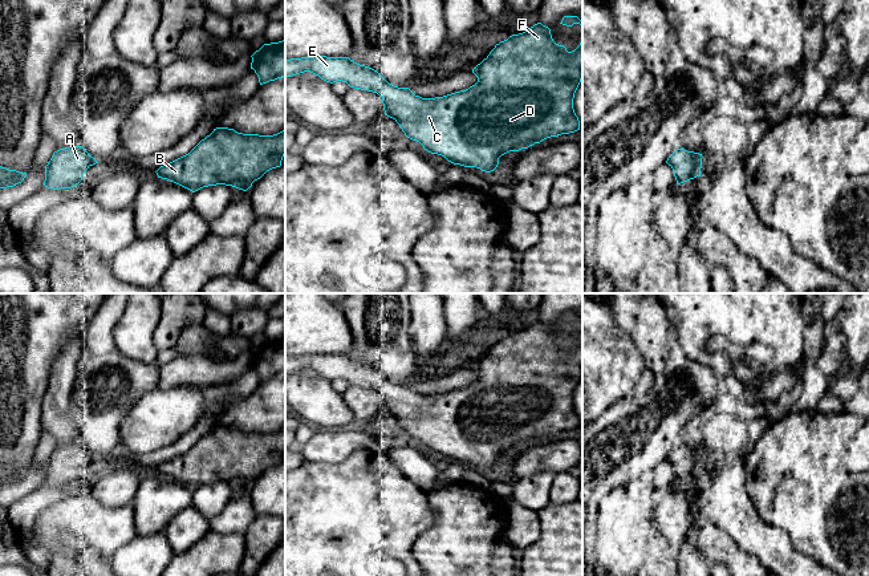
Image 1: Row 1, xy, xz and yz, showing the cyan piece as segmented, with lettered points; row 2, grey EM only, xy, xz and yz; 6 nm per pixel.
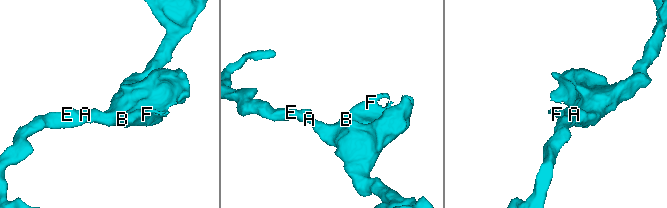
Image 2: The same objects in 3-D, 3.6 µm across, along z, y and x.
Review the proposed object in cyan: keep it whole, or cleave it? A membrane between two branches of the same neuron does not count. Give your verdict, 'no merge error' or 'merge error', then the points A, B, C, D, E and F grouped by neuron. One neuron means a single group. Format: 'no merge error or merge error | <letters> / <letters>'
no merge error | A B C D E F

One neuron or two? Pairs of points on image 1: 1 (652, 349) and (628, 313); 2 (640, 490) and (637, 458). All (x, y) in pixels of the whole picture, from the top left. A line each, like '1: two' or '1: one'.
1: one
2: two

